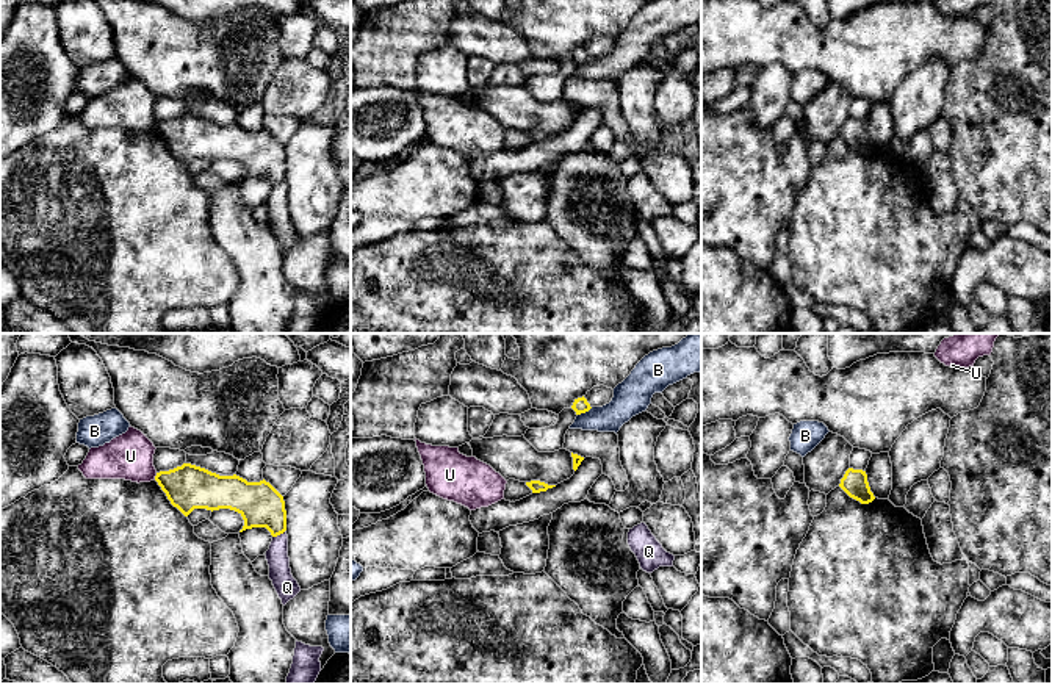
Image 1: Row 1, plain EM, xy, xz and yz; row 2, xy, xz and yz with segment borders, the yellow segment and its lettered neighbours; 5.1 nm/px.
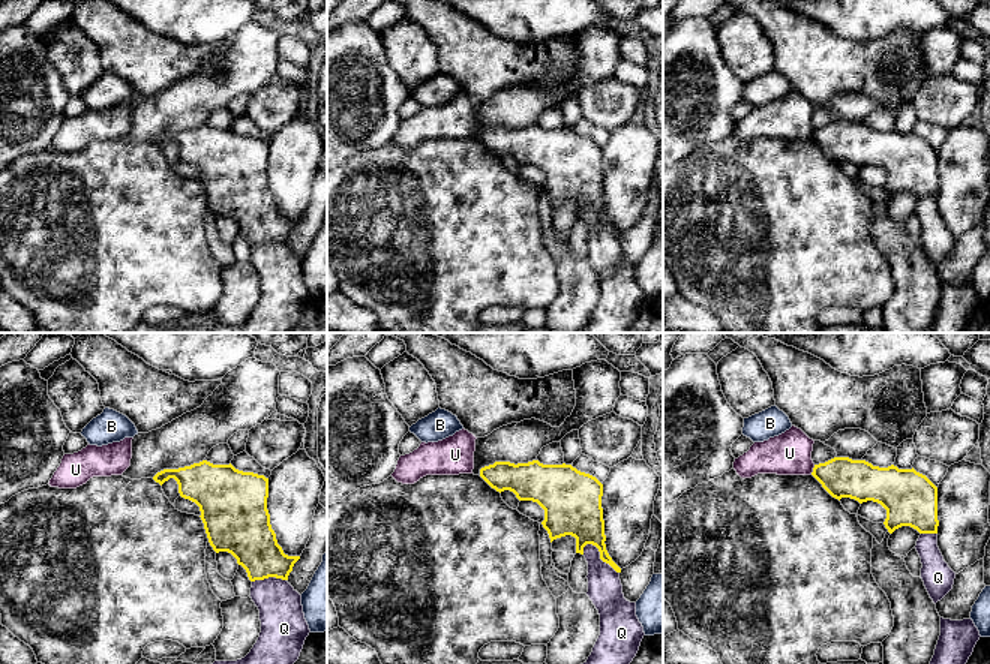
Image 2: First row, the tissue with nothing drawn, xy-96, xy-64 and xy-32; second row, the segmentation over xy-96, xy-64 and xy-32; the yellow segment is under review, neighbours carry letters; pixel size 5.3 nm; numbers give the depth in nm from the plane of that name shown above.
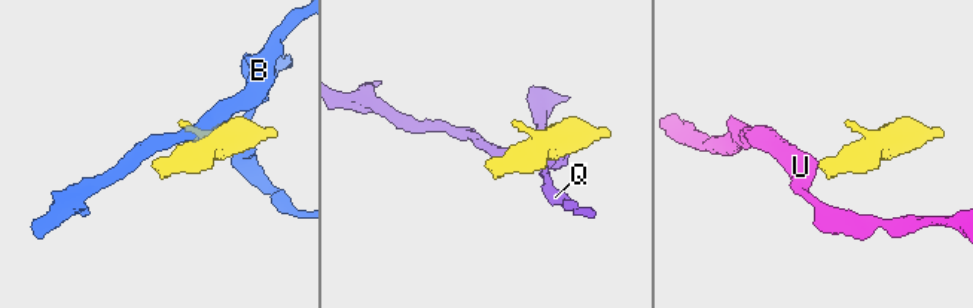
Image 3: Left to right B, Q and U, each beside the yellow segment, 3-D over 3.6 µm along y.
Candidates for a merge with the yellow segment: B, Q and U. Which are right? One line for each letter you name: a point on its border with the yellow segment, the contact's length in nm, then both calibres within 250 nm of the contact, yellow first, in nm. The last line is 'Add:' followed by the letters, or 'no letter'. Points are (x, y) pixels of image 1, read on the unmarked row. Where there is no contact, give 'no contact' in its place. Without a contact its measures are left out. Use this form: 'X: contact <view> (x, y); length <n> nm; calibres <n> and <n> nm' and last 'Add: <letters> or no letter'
Add: no letter

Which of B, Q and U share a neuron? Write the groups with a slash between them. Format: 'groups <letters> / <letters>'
groups B / Q / U

